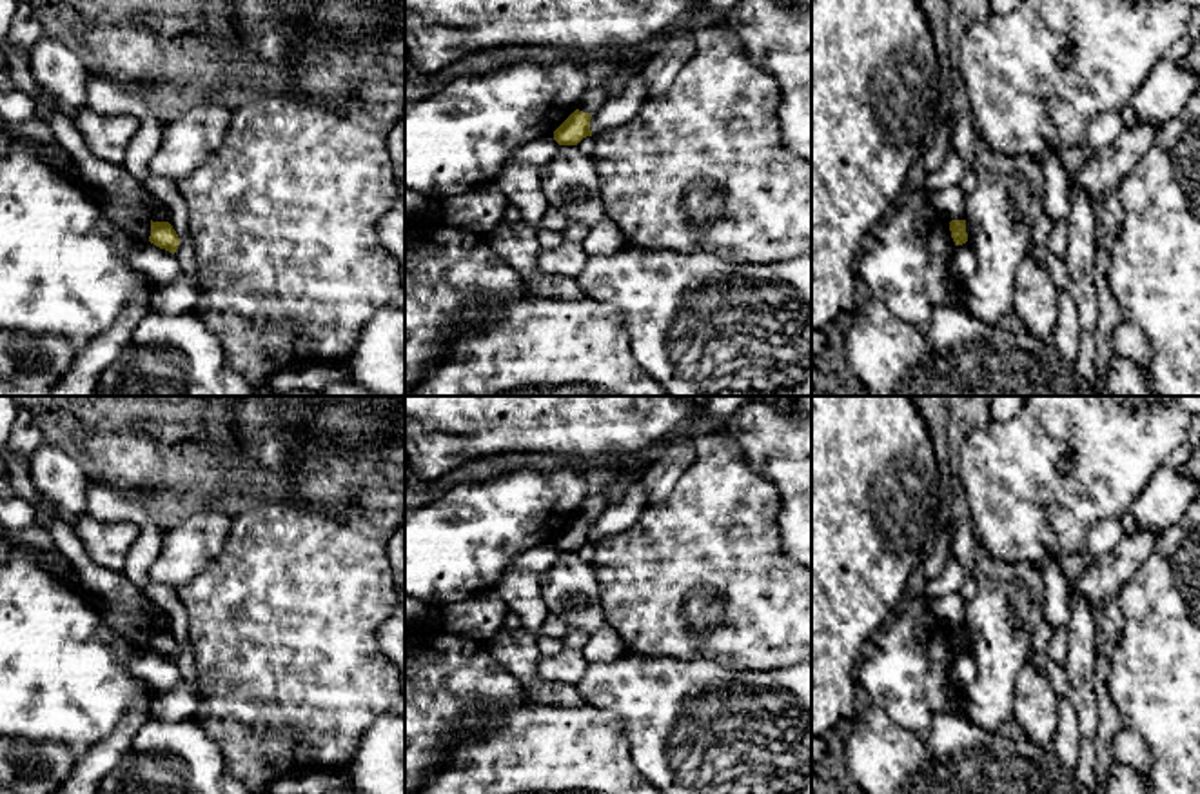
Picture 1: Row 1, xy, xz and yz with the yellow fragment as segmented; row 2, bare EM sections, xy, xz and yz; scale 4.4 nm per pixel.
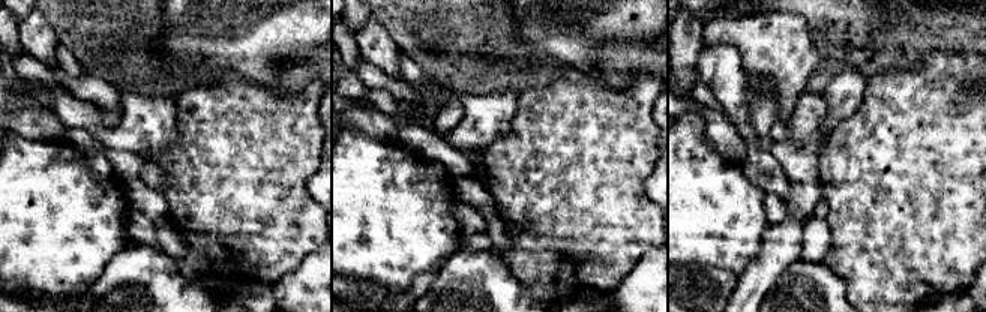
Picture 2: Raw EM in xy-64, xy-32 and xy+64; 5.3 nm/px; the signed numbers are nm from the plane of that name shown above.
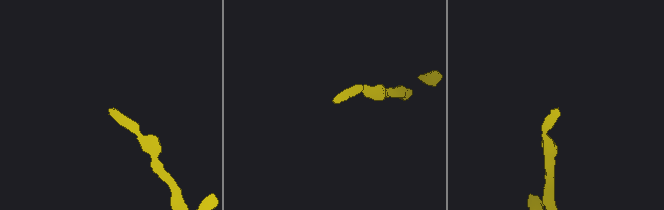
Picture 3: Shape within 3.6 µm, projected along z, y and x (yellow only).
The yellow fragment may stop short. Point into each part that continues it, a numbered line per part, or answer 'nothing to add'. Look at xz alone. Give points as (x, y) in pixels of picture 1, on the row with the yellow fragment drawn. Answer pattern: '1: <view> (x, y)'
nothing to add

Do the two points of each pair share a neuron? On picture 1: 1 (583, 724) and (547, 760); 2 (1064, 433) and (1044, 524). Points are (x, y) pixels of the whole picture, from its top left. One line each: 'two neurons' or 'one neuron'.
1: one neuron
2: one neuron

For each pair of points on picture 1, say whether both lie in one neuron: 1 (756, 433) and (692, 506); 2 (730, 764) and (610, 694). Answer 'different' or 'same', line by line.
1: different
2: same

